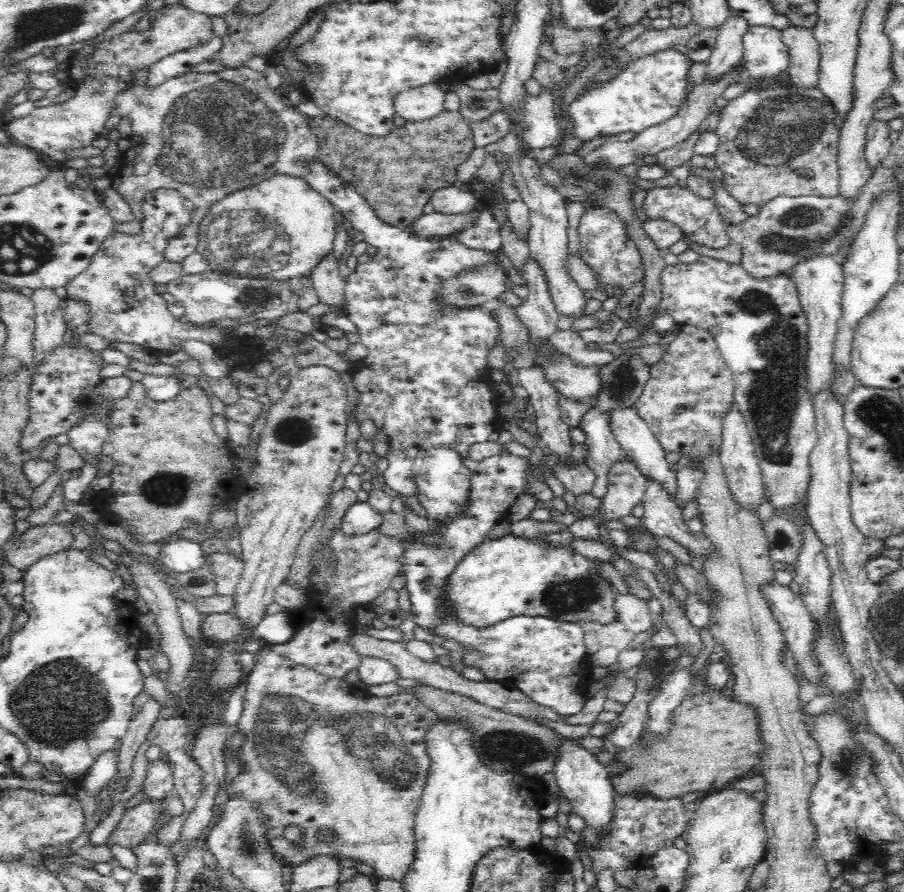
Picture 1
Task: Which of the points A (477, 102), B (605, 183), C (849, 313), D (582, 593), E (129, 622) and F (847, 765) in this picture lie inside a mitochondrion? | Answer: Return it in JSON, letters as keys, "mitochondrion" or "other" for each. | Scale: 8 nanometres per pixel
{"A":"other","B":"mitochondrion","C":"other","D":"mitochondrion","E":"other","F":"mitochondrion"}

